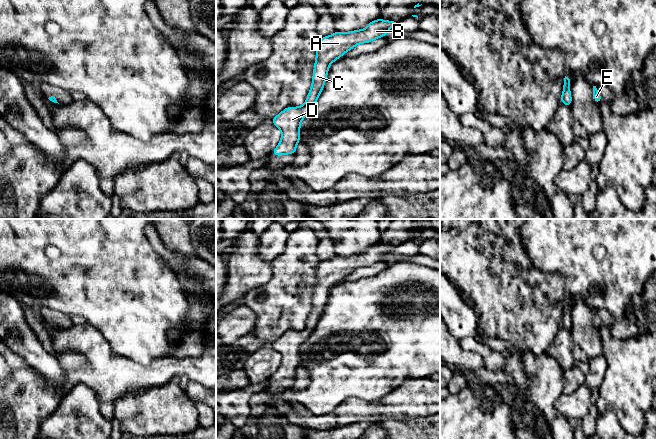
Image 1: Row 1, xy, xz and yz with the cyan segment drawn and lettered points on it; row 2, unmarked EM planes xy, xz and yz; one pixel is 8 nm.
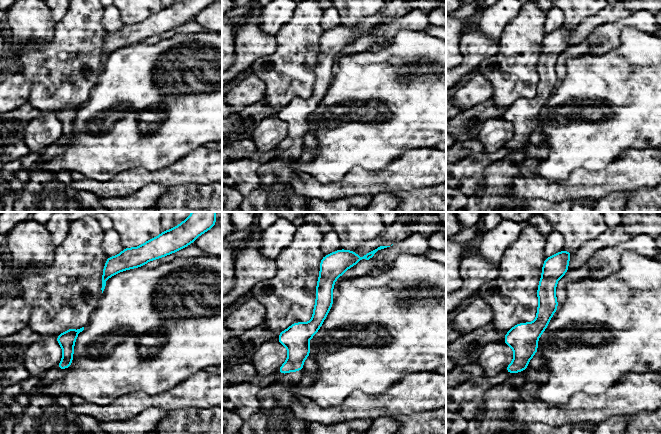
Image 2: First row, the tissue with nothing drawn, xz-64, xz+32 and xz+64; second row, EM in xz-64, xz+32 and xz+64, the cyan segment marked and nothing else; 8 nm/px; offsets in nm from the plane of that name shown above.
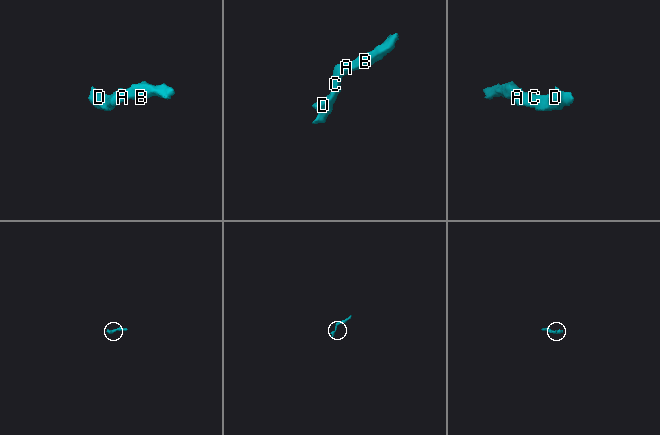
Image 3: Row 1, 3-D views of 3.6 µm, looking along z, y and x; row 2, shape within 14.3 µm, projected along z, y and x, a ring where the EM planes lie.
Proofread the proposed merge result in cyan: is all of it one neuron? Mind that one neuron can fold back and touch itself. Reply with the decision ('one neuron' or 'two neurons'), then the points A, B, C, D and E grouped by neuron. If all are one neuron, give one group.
one neuron; groups A B C D E

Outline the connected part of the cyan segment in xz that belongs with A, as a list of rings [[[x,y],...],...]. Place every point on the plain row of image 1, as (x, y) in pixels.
[[[376,243],[368,247],[363,254],[347,257],[336,255],[333,259],[321,261],[316,272],[316,286],[312,302],[312,311],[302,331],[286,331],[271,343],[273,349],[282,355],[281,366],[271,376],[274,380],[296,378],[296,369],[300,365],[300,346],[314,331],[326,306],[329,289],[345,276],[360,267],[386,260],[396,246]]]

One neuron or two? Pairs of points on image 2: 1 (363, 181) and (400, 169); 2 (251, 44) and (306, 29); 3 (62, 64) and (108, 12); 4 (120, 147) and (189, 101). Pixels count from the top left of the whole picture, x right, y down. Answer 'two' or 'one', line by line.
1: one
2: two
3: two
4: one

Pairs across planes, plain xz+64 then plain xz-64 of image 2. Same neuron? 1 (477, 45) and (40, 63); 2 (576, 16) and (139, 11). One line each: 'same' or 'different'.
1: different
2: same

